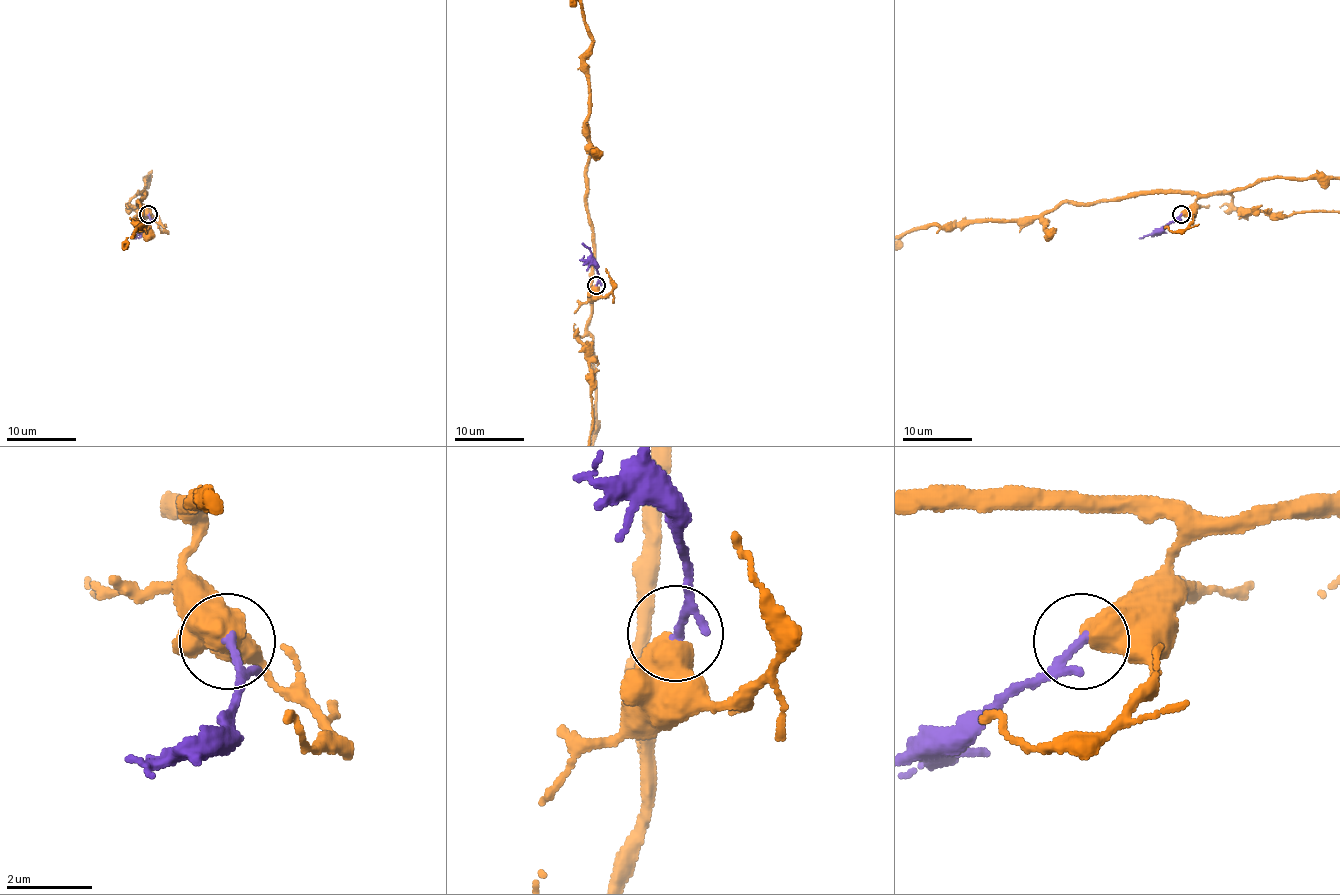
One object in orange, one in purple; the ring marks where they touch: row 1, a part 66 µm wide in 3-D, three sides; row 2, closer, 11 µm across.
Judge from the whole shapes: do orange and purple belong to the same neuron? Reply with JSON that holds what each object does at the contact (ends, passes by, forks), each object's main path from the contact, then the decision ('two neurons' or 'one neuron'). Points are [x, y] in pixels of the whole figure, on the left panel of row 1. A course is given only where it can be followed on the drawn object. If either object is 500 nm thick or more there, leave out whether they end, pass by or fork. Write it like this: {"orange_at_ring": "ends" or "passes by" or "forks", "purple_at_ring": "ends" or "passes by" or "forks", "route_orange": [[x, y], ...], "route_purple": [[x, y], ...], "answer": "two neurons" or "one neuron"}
{"route_purple": [[148, 214], [150, 223], [134, 239]], "answer": "two neurons"}

